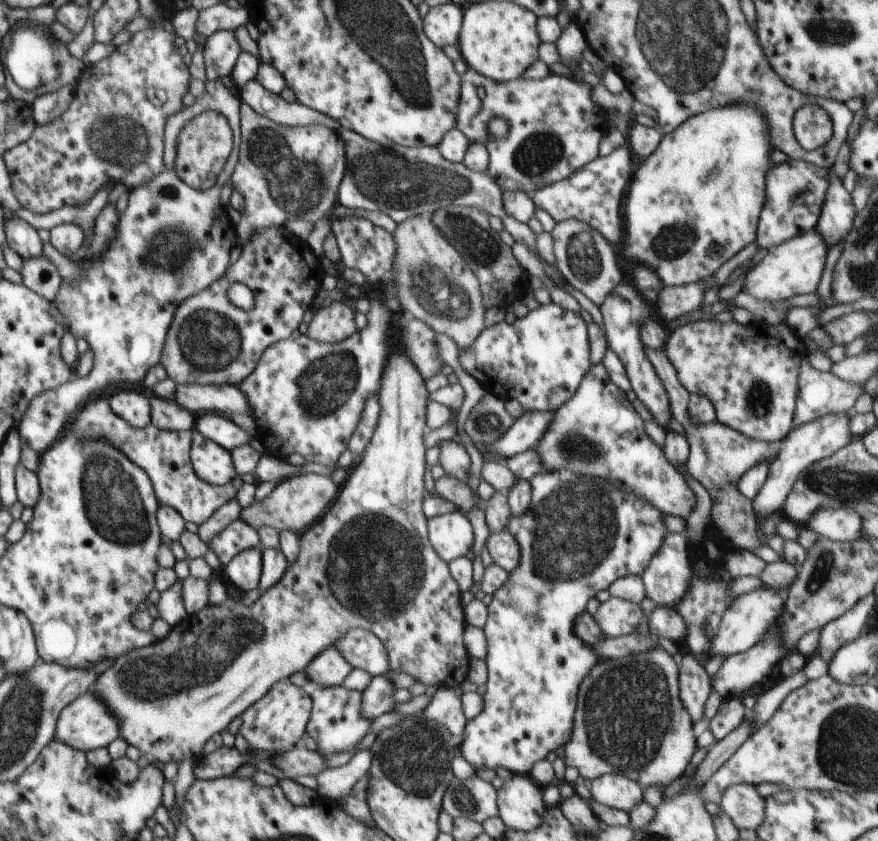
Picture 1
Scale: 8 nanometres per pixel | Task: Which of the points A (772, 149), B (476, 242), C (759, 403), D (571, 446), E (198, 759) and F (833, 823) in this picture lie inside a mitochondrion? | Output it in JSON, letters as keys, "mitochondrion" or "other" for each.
{"A":"other","B":"mitochondrion","C":"mitochondrion","D":"mitochondrion","E":"other","F":"other"}

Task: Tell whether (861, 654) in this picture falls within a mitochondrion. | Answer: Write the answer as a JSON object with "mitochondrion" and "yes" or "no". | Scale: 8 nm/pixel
{"mitochondrion":"no"}

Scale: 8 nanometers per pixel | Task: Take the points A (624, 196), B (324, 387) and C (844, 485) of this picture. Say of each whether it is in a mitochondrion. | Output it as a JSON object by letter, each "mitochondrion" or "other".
{"A":"other","B":"mitochondrion","C":"mitochondrion"}

